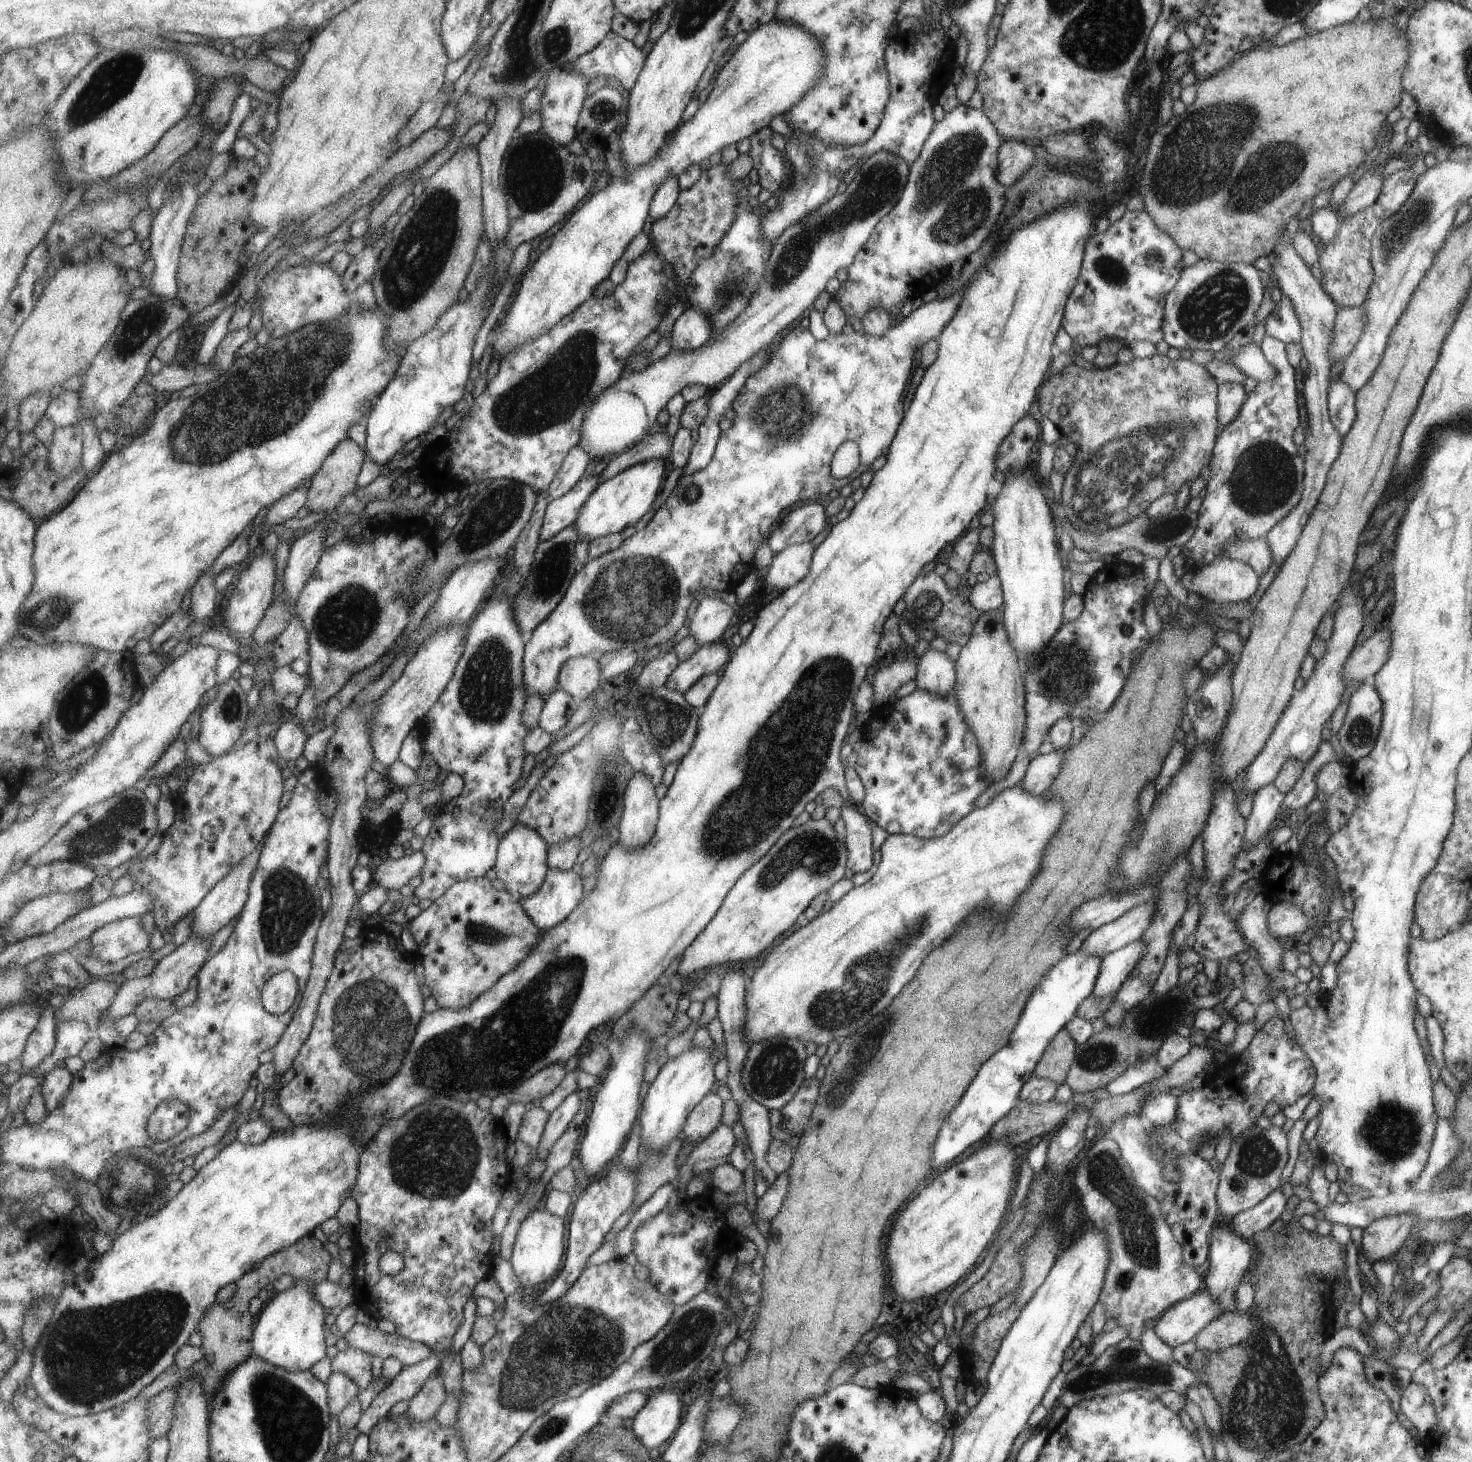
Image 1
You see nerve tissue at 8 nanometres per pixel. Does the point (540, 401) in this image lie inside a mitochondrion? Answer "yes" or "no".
yes

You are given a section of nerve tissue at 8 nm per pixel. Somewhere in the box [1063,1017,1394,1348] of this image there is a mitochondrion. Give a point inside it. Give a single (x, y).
(1138, 1227)

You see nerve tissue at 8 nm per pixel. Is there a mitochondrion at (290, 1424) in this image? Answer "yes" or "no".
yes

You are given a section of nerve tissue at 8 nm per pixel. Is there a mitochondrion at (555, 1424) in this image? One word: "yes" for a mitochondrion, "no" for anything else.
yes

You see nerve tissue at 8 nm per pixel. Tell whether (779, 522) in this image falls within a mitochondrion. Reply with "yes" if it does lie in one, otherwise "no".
no

